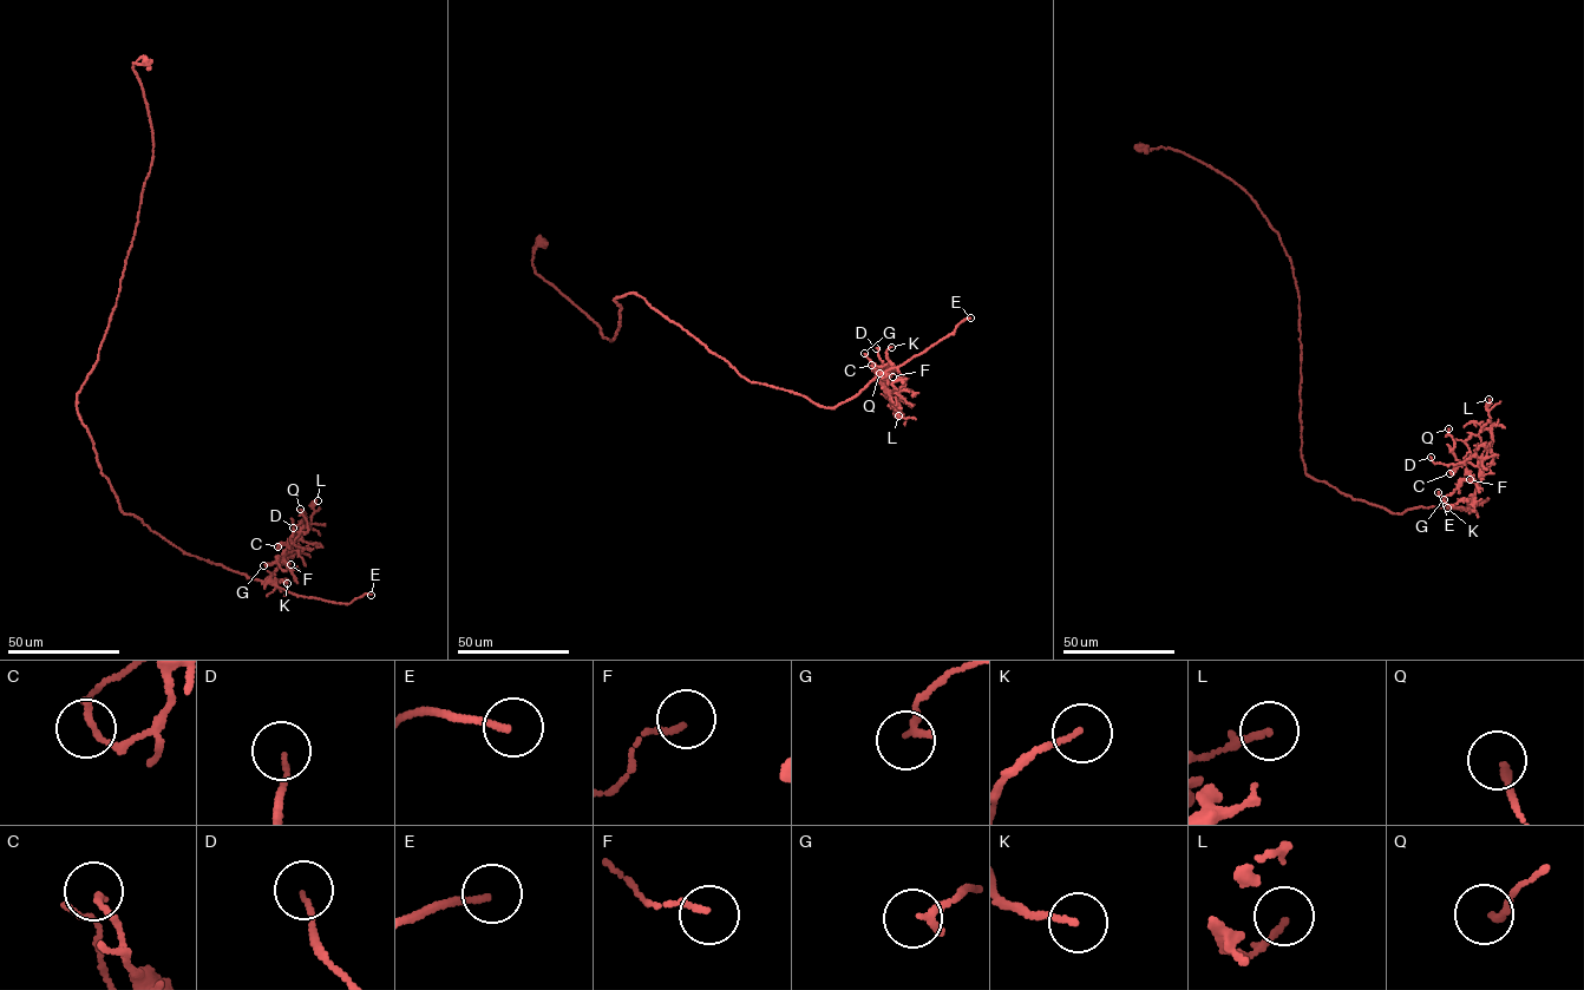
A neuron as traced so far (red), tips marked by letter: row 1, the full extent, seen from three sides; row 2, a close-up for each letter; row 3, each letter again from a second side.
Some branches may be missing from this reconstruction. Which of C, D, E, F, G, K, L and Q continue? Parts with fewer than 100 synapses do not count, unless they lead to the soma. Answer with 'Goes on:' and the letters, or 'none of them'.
Goes on: E

